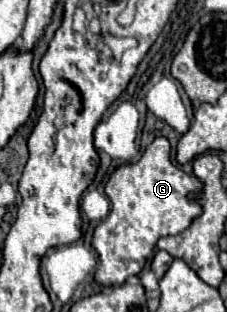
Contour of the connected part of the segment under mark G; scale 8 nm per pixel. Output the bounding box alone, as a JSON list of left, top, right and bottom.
[92,138,200,286]

